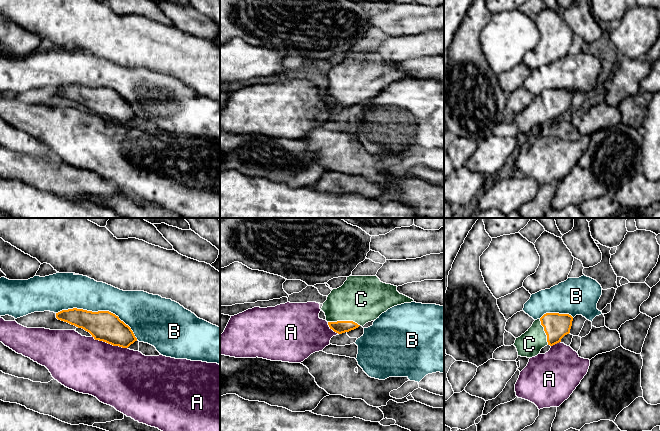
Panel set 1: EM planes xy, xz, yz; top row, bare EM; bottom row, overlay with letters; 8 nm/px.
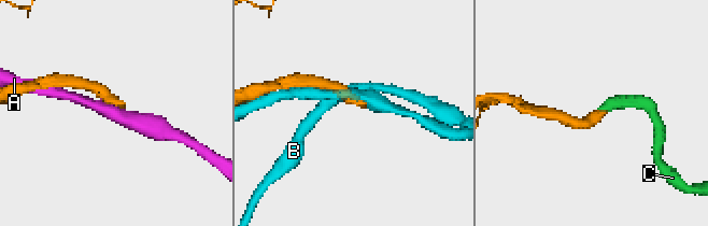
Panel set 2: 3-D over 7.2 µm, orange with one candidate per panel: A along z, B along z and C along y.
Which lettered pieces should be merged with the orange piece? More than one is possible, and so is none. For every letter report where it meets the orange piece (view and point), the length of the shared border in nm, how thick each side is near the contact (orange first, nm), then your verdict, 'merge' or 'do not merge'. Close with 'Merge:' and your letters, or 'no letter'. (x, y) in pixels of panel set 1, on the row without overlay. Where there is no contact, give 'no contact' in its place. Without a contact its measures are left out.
A: xy (109, 119) | 320 nm | 240/460 nm | do not merge
B: xy (99, 87) | 700 nm | 240/280 nm | do not merge
C: xz (344, 97) | 260 nm | 100/380 nm | merge
Merge: C

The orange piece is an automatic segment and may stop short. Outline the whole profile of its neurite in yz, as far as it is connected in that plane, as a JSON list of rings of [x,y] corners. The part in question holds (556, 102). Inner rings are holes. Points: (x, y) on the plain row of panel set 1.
[[[546,89],[533,98],[532,102],[520,113],[514,122],[518,132],[532,134],[547,121],[553,122],[570,109],[573,93],[569,90]]]

